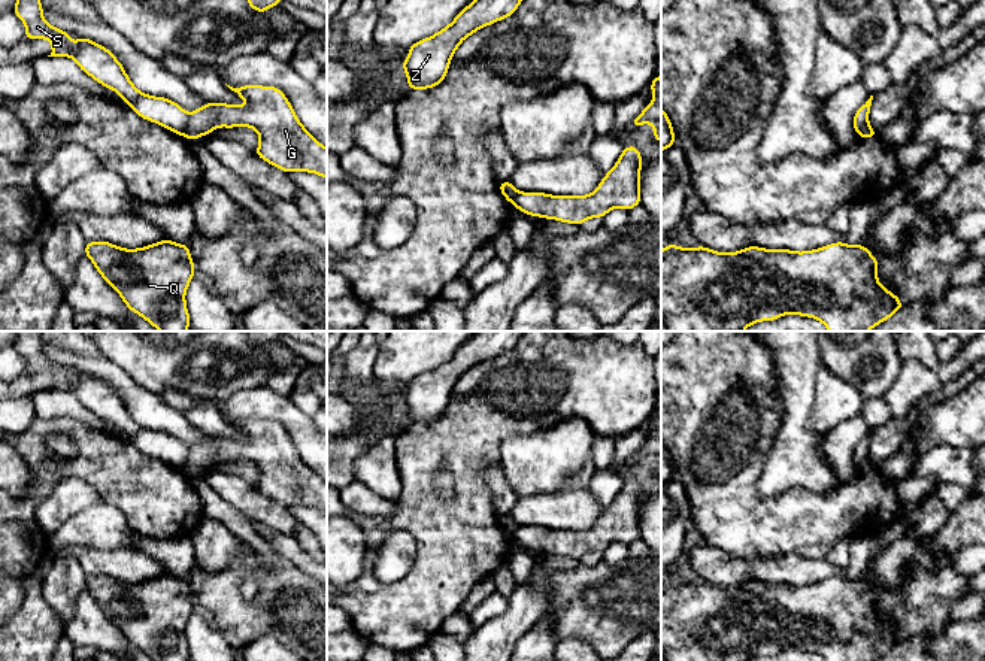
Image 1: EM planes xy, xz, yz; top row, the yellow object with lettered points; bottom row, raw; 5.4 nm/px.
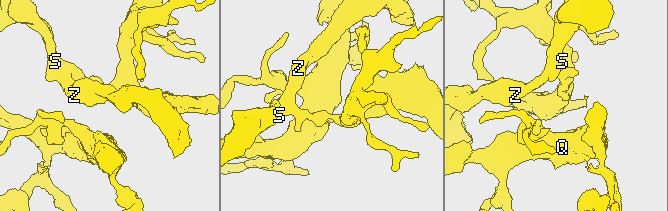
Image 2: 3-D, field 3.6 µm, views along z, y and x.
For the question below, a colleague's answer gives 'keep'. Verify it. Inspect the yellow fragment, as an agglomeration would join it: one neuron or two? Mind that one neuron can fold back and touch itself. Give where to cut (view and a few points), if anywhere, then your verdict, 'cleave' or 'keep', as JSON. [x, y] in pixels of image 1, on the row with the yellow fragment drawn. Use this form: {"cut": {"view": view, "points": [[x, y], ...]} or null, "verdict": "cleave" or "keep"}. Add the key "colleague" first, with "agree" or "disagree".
{"colleague": "disagree", "cut": {"view": "xy", "points": [[190, 115], [181, 133]]}, "verdict": "cleave"}

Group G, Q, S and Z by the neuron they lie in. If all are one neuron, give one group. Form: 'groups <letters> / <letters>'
groups G / Q S Z

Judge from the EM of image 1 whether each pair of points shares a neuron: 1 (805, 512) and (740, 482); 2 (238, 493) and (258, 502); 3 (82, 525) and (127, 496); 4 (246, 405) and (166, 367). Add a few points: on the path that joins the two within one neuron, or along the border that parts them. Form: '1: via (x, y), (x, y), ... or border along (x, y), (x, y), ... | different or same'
1: via (788, 512), (767, 512), (754, 499) | same
2: via (242, 494), (249, 502), (254, 502) | same
3: border along (102, 500), (112, 505), (132, 530) | different
4: border along (261, 384), (236, 390), (224, 399), (193, 396) | different

